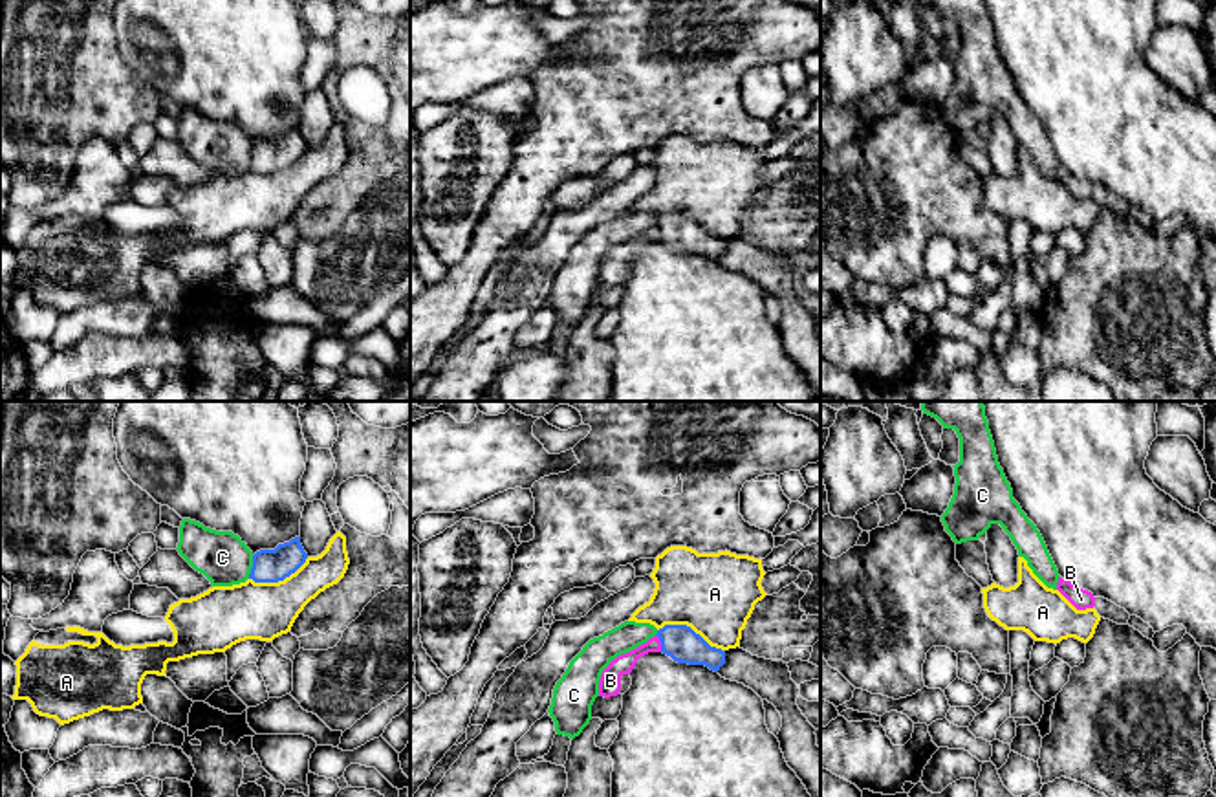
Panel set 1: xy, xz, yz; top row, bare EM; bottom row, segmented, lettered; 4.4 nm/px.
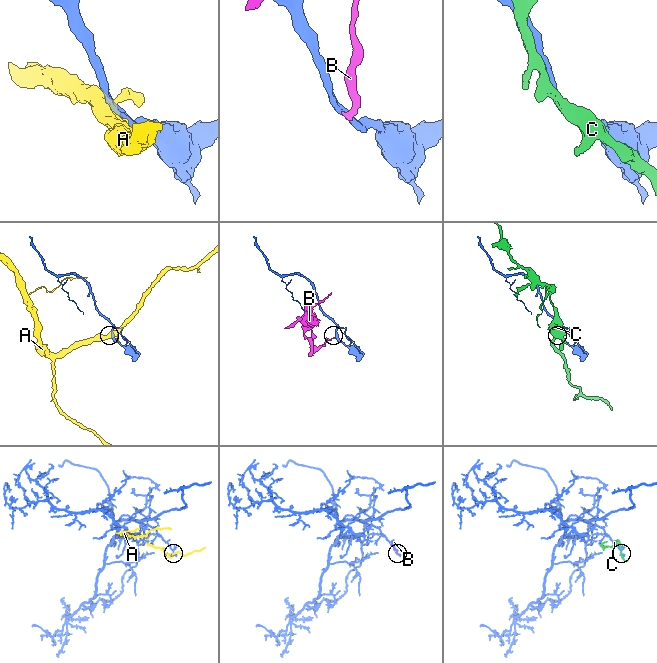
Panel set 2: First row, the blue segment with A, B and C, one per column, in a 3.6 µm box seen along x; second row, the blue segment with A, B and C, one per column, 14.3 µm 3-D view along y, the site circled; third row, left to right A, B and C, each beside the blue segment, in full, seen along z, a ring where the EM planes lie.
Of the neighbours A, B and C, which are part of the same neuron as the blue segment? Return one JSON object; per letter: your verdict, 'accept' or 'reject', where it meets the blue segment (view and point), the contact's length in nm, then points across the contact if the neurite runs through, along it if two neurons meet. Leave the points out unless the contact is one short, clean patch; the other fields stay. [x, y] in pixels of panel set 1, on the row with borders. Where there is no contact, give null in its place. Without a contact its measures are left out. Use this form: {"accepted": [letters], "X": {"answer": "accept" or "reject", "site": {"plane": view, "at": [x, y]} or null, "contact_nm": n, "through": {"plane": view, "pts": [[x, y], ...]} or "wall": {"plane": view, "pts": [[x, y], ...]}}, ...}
{"accepted": [], "A": {"answer": "reject", "site": {"plane": "xz", "at": [689, 627]}, "contact_nm": 320}, "B": {"answer": "reject", "site": {"plane": "xz", "at": [662, 644]}, "contact_nm": 80, "wall": {"plane": "xz", "pts": [[656, 634], [662, 651]]}}, "C": {"answer": "reject", "site": {"plane": "xy", "at": [253, 567]}, "contact_nm": 110}}

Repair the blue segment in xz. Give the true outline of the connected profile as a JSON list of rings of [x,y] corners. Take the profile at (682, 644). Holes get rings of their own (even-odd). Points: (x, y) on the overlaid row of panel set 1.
[[[665,625],[656,636],[661,641],[661,652],[678,663],[705,665],[714,672],[725,663],[725,650],[711,647],[687,625]]]

